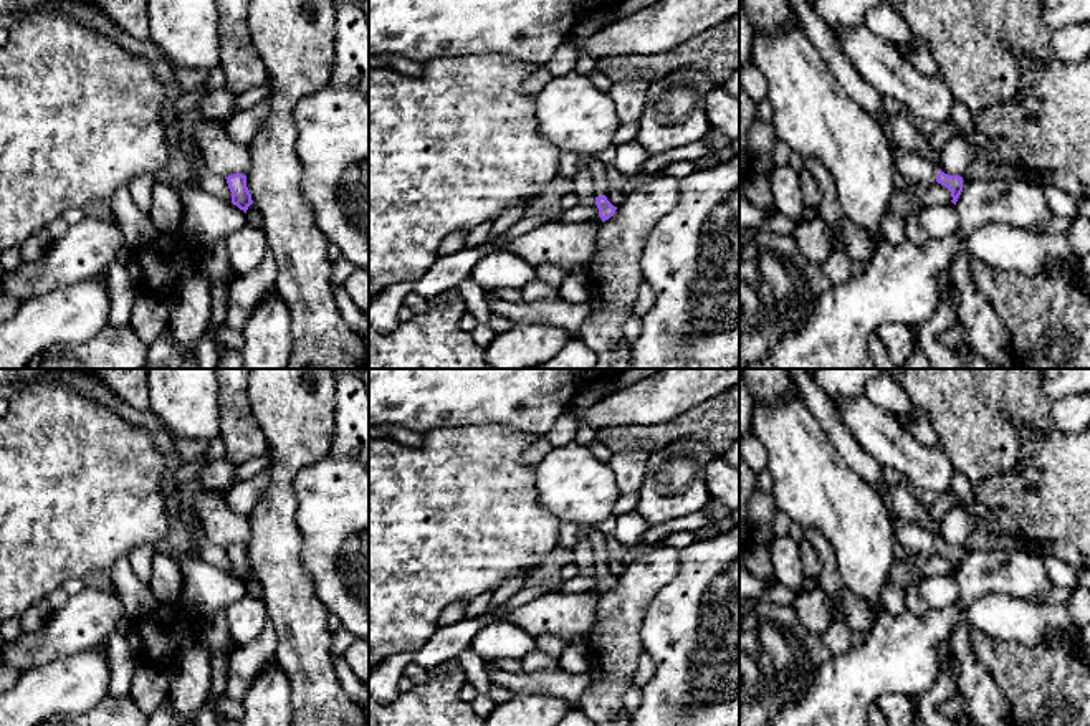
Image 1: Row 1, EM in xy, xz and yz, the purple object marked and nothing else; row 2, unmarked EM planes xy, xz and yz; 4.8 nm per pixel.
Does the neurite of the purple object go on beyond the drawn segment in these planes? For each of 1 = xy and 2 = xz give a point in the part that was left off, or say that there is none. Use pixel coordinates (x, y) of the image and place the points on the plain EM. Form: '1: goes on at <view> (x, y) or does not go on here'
1: does not go on here
2: does not go on here

